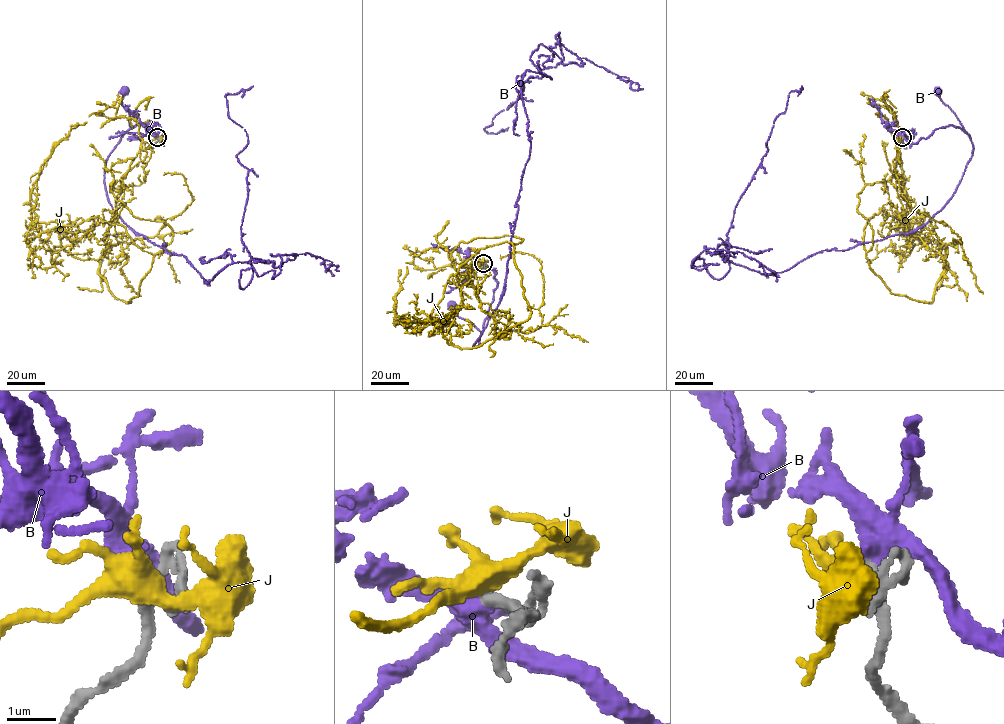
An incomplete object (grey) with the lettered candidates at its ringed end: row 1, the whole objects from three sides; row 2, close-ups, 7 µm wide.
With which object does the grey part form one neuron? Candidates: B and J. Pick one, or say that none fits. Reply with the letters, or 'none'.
B

